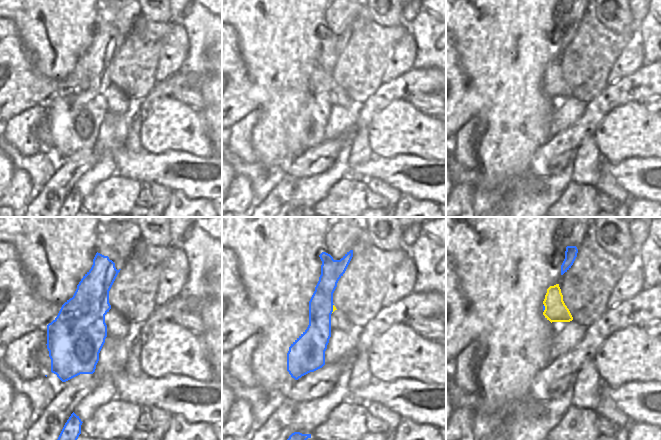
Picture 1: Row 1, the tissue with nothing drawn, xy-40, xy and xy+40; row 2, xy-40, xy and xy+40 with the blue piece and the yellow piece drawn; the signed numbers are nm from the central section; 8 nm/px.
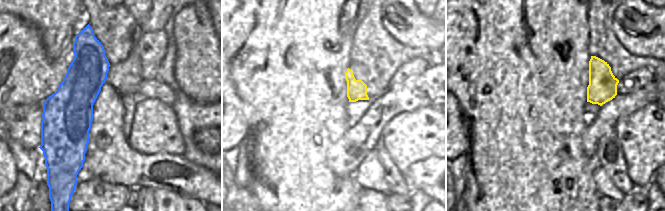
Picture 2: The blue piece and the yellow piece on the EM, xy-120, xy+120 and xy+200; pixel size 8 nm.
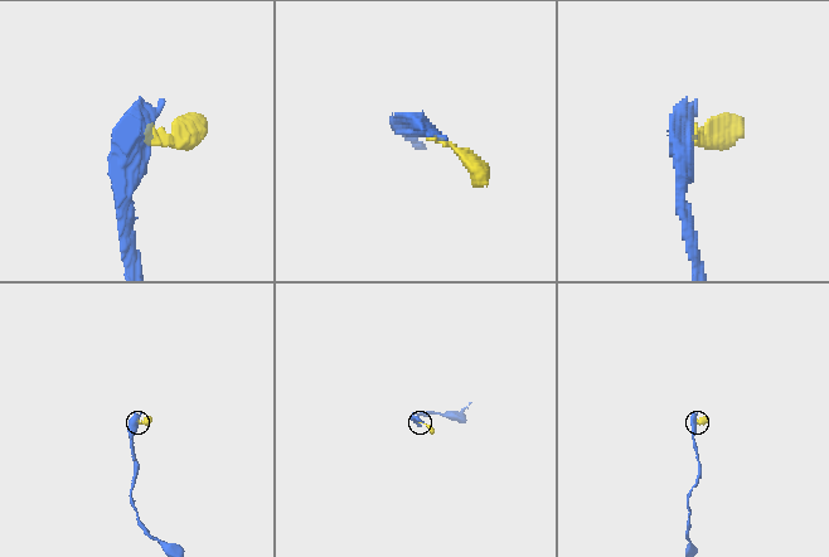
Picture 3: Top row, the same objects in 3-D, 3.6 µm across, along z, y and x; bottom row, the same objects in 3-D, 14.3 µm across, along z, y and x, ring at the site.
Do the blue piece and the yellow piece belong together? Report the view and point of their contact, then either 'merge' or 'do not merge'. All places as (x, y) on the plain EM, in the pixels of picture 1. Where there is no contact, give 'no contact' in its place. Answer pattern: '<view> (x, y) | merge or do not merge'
xy (332, 84) | do not merge

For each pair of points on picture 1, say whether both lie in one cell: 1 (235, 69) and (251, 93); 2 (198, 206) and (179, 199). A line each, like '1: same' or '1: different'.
1: same
2: same

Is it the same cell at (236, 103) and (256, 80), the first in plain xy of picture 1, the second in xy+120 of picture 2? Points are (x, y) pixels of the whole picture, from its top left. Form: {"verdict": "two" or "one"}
{"verdict": "two"}

